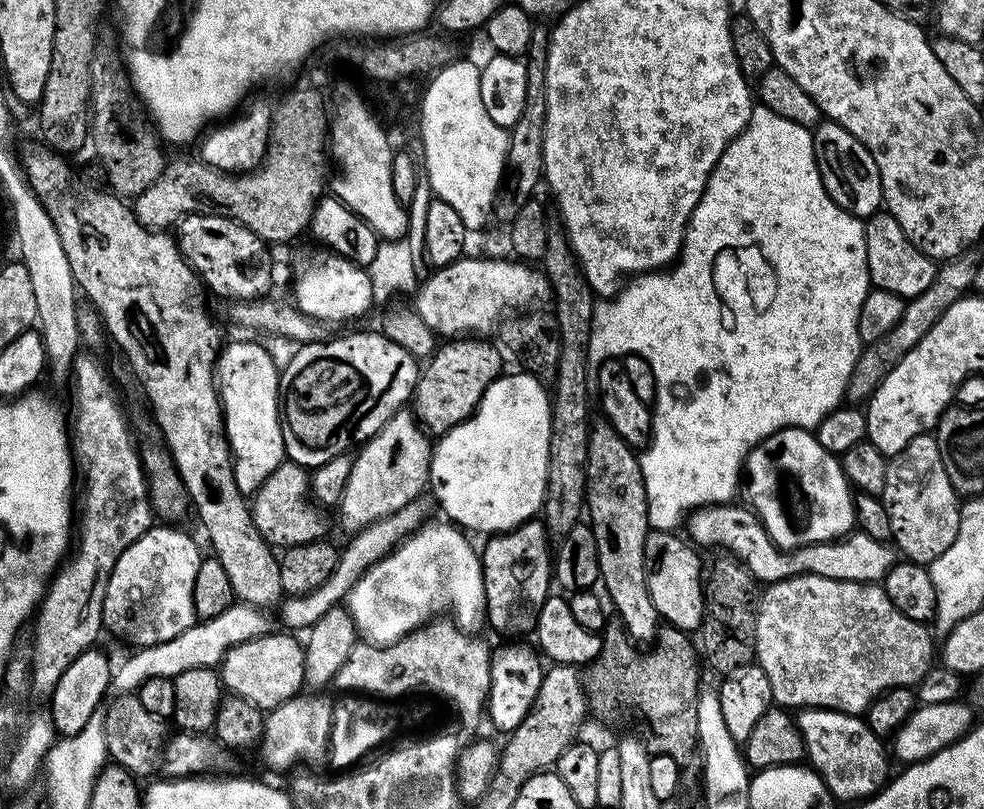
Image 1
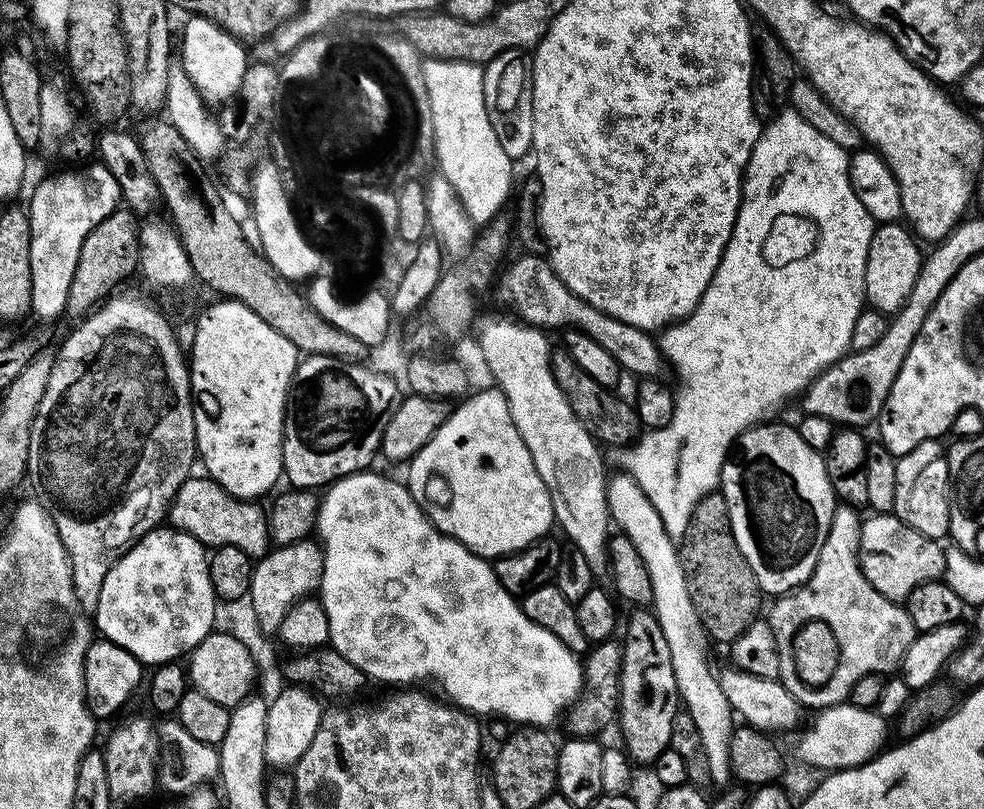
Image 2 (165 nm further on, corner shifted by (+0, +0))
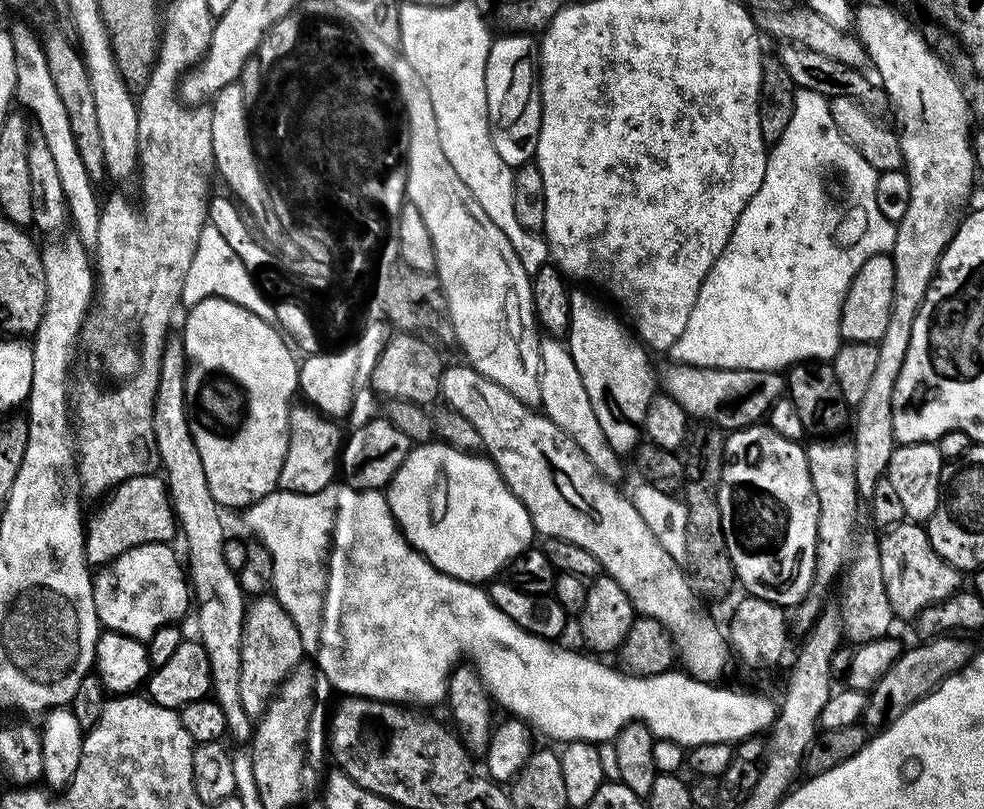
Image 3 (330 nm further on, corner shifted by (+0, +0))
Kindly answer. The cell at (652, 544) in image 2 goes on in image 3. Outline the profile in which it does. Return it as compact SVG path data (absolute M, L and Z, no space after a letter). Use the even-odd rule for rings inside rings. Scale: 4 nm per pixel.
M546 336L540 344L540 401L544 414L582 450L595 468L612 483L619 483L624 474L621 455L613 450L598 423L597 414L582 383L582 376L574 364L567 345L557 337Z

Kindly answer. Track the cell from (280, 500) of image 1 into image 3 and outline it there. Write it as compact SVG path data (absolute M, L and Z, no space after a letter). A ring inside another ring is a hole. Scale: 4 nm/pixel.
M159 475L132 476L117 485L112 498L93 520L86 524L84 557L89 565L103 566L118 558L126 550L143 544L168 544L177 539L178 522L172 508L167 483Z

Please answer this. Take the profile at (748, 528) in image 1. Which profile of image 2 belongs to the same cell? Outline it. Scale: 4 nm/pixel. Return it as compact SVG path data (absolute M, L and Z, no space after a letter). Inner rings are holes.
M868 514L860 525L860 569L862 574L882 594L882 598L907 601L910 590L922 582L939 580L944 575L944 553L941 541L918 534L894 514Z

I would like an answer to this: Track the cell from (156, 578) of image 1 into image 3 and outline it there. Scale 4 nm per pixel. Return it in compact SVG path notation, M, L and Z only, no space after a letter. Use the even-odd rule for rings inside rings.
M143 544L131 548L103 565L93 575L92 593L94 594L94 610L101 625L109 632L121 632L136 640L148 642L160 628L175 625L188 612L188 596L190 600L190 580L186 575L185 565L176 557L176 552L168 544Z

